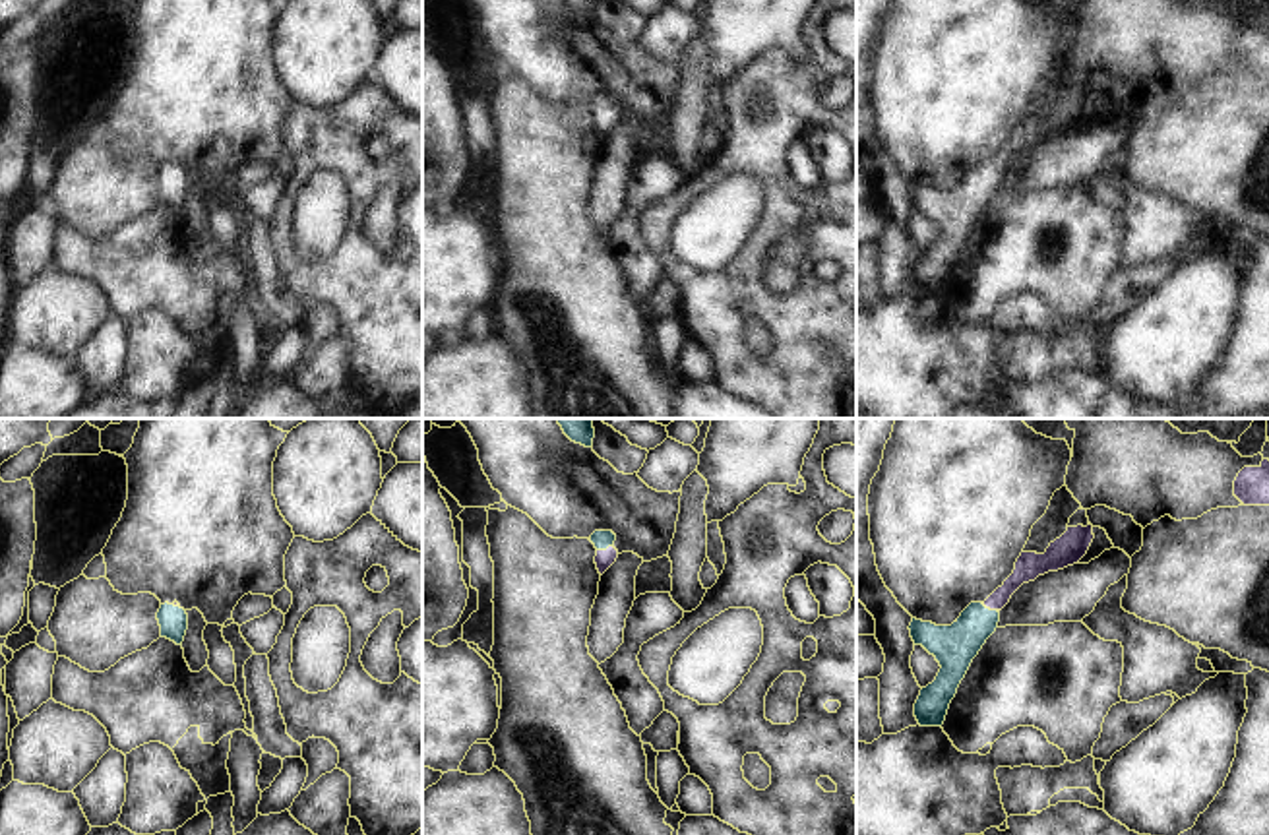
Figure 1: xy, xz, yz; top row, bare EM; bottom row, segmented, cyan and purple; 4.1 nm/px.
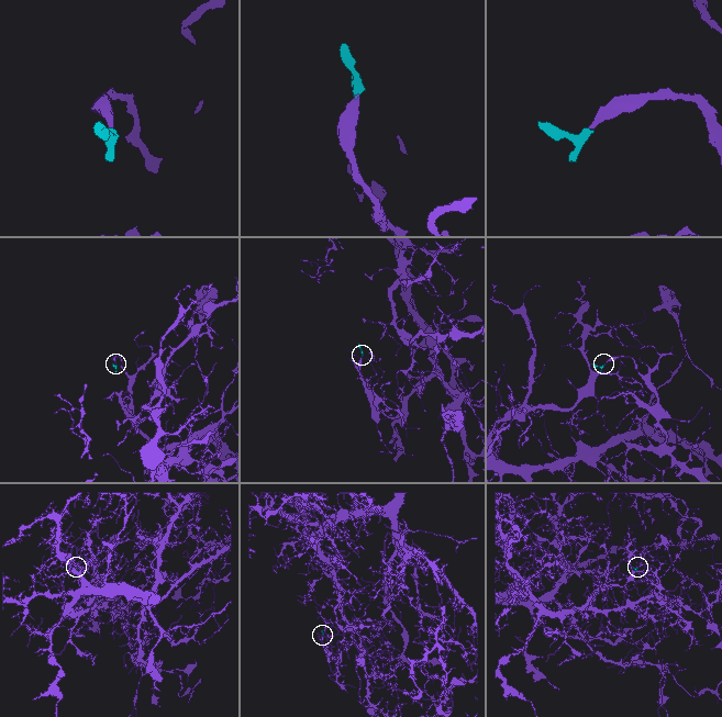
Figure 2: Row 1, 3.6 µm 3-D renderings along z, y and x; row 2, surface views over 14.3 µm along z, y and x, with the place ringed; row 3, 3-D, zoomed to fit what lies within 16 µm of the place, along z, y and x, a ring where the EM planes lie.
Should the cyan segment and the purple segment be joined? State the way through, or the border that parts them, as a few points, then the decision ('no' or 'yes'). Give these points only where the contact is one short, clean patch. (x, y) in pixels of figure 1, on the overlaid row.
runs through xz (601, 539), (603, 549), (605, 558); yes

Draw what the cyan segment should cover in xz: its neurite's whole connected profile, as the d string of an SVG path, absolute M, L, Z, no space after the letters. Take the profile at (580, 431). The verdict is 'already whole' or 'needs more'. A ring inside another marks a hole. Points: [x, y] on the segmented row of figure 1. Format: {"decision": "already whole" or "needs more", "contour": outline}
{"decision": "already whole", "contour": "M556 418L564 434L585 448L593 446L595 428L593 418Z"}

